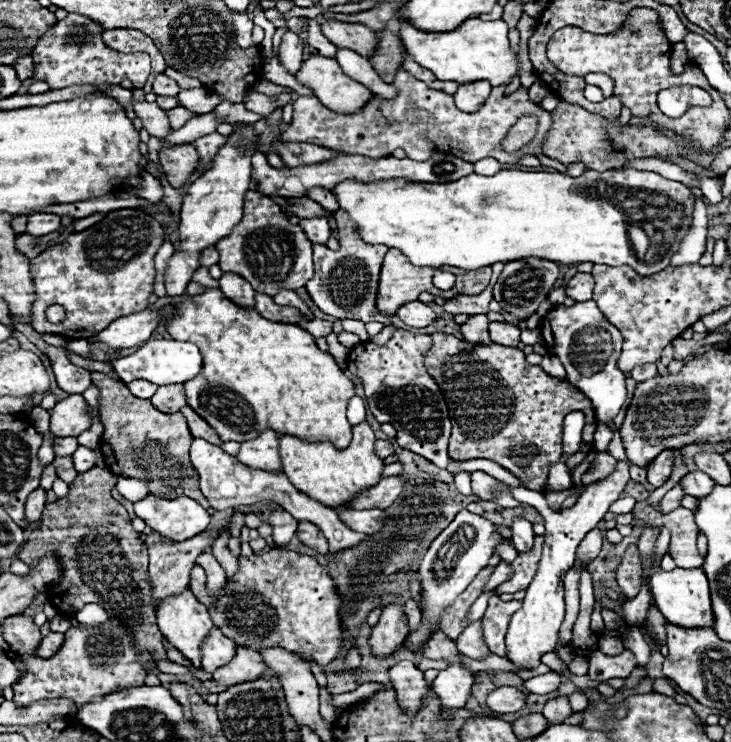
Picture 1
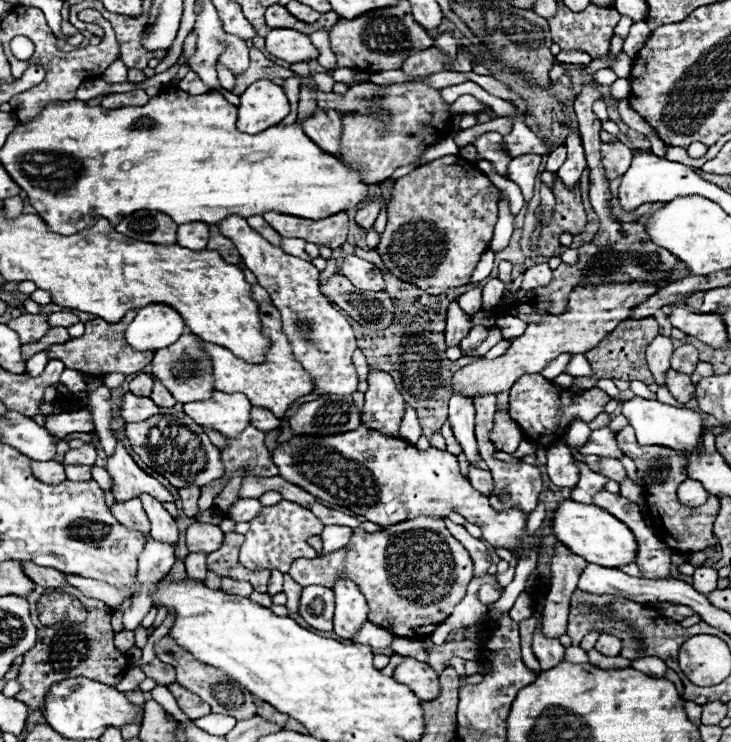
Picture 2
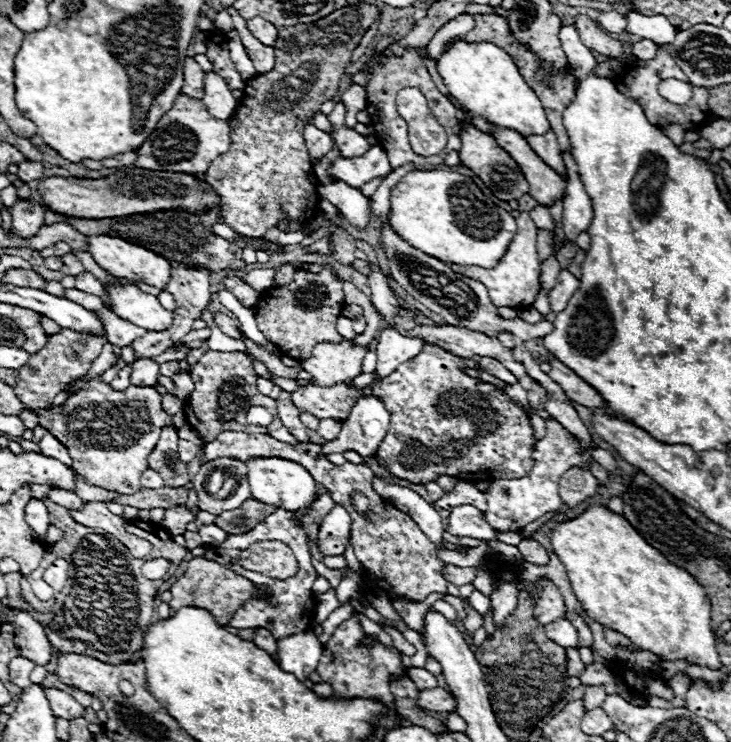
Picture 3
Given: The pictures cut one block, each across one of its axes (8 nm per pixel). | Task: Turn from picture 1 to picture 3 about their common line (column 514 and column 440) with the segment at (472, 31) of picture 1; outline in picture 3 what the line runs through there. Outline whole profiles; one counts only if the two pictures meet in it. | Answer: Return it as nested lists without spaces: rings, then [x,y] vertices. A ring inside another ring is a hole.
[[[456,42],[450,44],[450,50],[438,58],[438,74],[442,76],[448,92],[468,110],[484,116],[488,122],[518,130],[518,134],[536,136],[550,130],[550,122],[544,114],[544,108],[532,88],[520,76],[512,58],[490,42]]]

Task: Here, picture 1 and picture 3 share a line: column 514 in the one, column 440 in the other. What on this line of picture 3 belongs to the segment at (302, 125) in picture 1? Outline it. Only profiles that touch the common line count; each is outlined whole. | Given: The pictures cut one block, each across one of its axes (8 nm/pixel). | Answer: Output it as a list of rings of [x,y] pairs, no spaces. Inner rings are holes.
[[[406,50],[406,54],[404,54],[402,58],[392,58],[392,60],[388,60],[384,66],[380,66],[380,68],[374,72],[370,84],[366,86],[366,94],[368,94],[368,108],[366,108],[366,112],[370,114],[370,124],[372,124],[374,132],[376,132],[378,144],[382,146],[382,150],[386,150],[386,156],[388,156],[392,168],[398,168],[398,166],[404,166],[404,164],[420,164],[420,166],[426,166],[426,164],[442,164],[442,162],[444,162],[444,156],[446,156],[450,150],[460,150],[460,136],[452,134],[452,128],[460,122],[460,116],[462,116],[462,114],[460,114],[460,110],[436,88],[436,84],[434,84],[432,76],[430,76],[430,72],[428,72],[428,68],[426,68],[426,64],[424,64],[424,60],[420,58],[418,52]],[[410,86],[422,90],[422,94],[424,94],[426,100],[428,100],[428,106],[430,106],[432,114],[436,116],[436,120],[438,120],[438,122],[446,128],[446,132],[448,132],[448,144],[446,144],[446,148],[442,150],[442,154],[434,154],[434,156],[424,158],[424,156],[414,154],[412,148],[410,148],[410,142],[408,142],[408,124],[406,124],[406,120],[404,120],[404,118],[398,114],[398,110],[396,110],[396,94],[398,94],[398,90],[410,88]]]

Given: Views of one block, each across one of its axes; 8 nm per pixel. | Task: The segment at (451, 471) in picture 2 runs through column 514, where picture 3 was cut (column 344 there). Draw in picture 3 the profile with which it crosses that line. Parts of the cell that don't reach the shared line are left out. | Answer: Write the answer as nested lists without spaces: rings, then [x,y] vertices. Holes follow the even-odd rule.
[[[334,506],[330,514],[326,514],[320,532],[318,532],[318,548],[326,556],[344,554],[346,542],[350,538],[350,514],[342,506]]]

